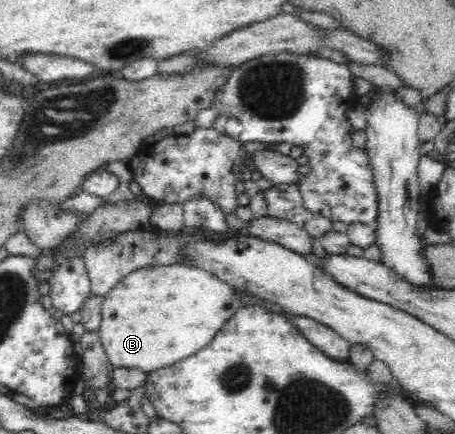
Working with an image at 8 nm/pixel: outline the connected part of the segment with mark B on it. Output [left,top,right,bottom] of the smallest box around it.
[98,264,242,374]

